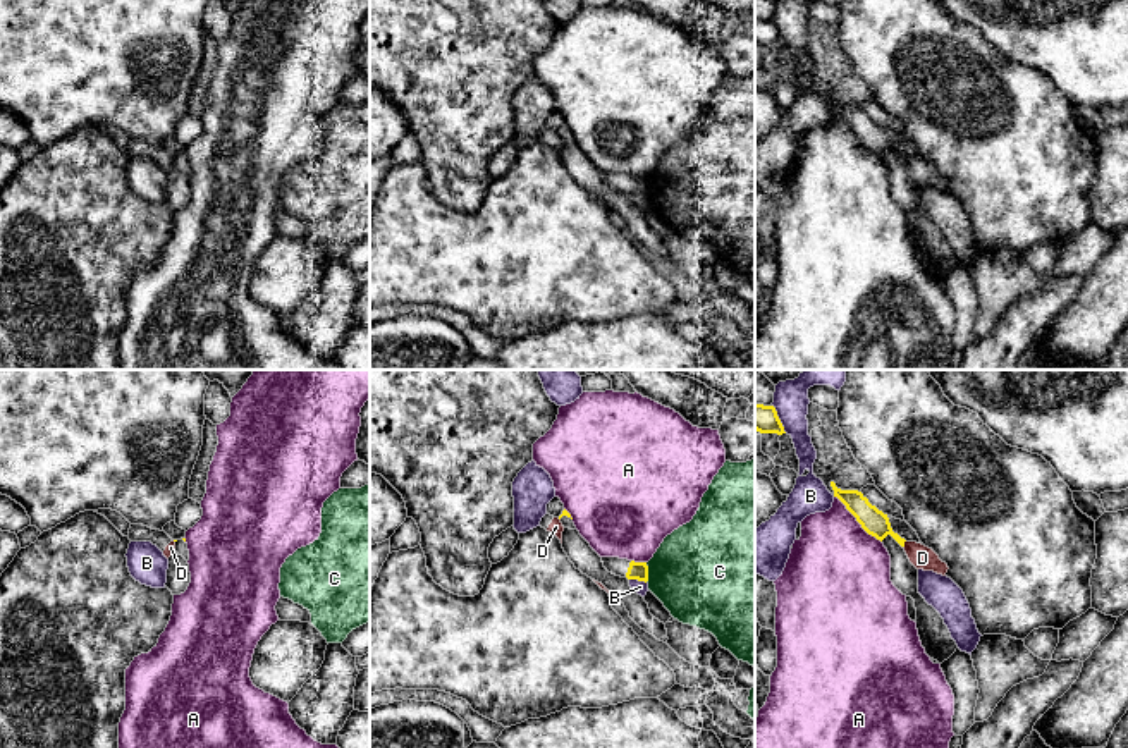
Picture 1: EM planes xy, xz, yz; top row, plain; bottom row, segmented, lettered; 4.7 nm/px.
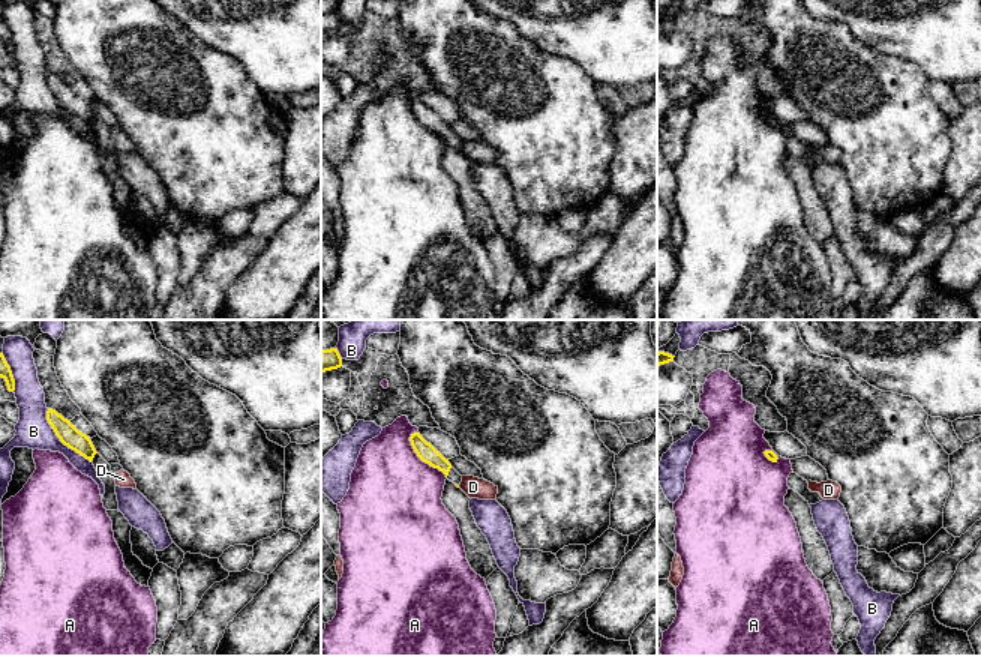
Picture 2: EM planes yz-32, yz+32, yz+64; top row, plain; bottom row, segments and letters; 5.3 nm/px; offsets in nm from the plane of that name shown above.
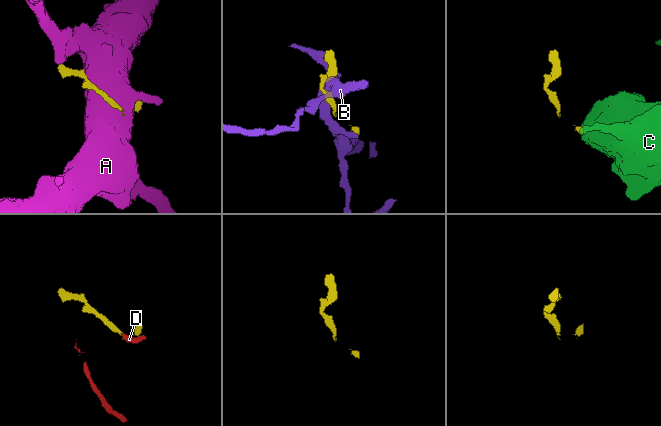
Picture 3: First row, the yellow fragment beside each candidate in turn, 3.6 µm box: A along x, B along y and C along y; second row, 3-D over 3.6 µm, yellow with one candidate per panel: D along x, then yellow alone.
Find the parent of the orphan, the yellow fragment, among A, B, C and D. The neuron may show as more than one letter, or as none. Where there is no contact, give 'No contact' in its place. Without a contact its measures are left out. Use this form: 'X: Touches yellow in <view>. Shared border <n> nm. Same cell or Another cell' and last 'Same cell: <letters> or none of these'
A: Touches yellow in yz. Shared border 320 nm. Another cell
B: Touches yellow in xz. Shared border 80 nm. Another cell
C: Touches yellow in xz. Shared border 100 nm. Another cell
D: Touches yellow in yz. Shared border 40 nm. Another cell
Same cell: none of these

